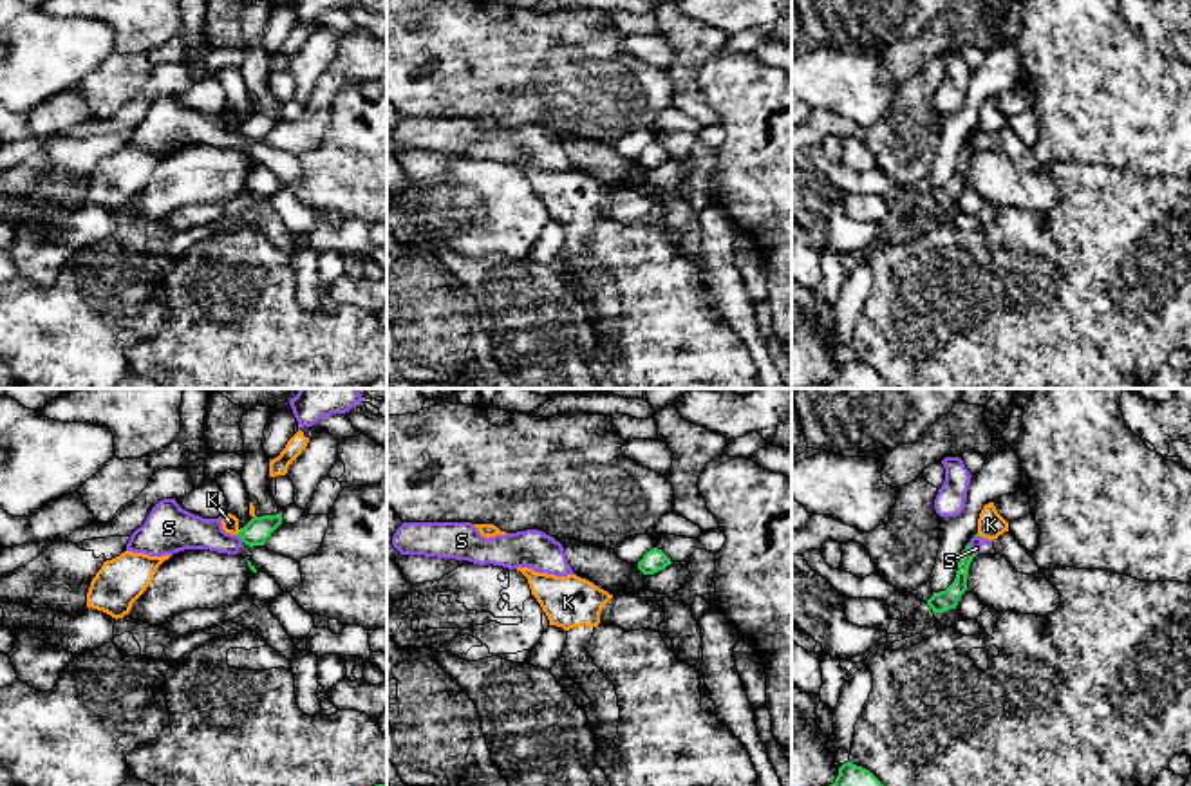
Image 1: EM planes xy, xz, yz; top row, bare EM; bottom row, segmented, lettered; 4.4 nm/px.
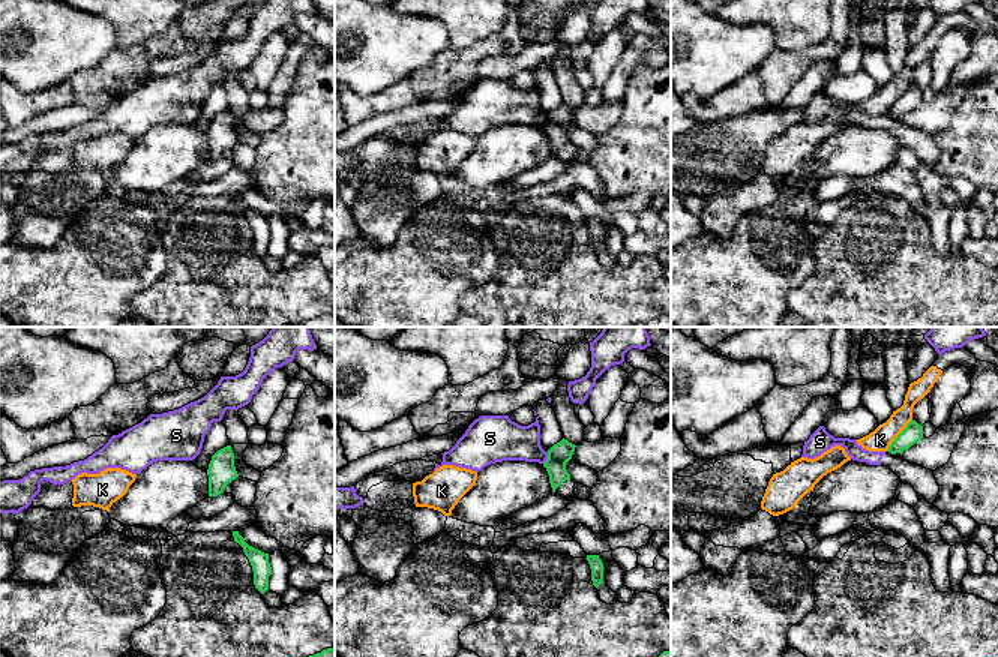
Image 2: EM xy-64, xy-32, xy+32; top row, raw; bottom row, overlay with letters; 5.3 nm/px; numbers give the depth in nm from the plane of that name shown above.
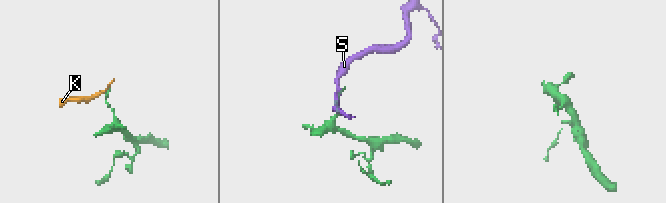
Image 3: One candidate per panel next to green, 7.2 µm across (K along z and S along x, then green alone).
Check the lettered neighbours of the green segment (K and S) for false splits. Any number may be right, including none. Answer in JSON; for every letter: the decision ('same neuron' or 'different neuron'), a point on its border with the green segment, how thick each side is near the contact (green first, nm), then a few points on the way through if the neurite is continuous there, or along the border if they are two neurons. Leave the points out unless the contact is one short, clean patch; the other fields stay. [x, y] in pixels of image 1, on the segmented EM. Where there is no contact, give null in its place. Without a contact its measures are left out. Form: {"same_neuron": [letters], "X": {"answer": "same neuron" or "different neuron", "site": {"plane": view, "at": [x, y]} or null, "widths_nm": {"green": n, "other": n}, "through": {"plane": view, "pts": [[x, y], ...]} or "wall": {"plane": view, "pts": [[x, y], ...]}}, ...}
{"same_neuron": [], "K": {"answer": "different neuron", "site": {"plane": "xy", "at": [239, 532]}, "widths_nm": {"green": 110, "other": 80}, "wall": {"plane": "xy", "pts": [[241, 530], [235, 533]]}}, "S": {"answer": "different neuron", "site": {"plane": "yz", "at": [971, 548]}, "widths_nm": {"green": 90, "other": 60}, "wall": {"plane": "yz", "pts": [[969, 542], [976, 553]]}}}

